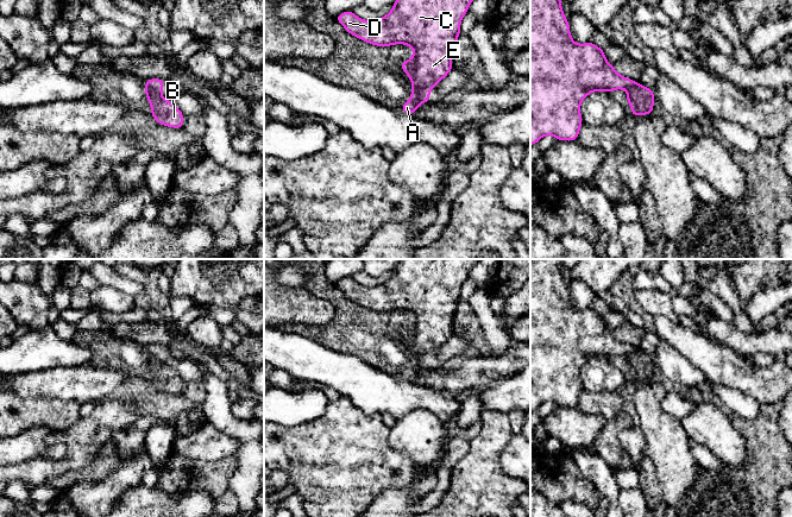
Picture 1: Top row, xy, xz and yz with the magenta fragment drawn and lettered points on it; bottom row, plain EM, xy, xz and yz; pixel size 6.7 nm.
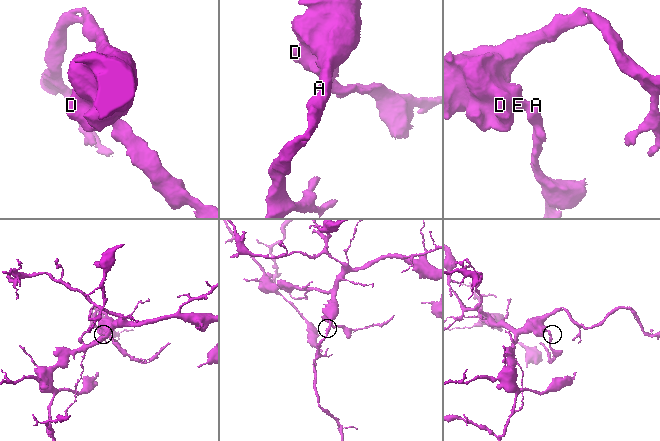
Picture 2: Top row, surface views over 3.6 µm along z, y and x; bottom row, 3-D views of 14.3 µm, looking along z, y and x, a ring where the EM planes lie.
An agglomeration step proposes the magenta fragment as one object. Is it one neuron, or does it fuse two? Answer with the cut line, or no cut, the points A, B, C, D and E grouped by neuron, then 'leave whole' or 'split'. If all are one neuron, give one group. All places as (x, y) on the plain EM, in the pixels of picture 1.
cut in xz along (412, 355), (421, 369); A B / C D E; split

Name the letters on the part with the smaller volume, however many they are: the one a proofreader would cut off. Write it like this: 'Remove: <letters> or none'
Remove: A, B

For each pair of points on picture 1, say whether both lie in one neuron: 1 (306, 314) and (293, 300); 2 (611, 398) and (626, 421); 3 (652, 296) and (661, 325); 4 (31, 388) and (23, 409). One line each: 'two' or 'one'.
1: one
2: two
3: two
4: two

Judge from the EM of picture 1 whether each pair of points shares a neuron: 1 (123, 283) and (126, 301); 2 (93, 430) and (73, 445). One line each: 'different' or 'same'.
1: different
2: same

